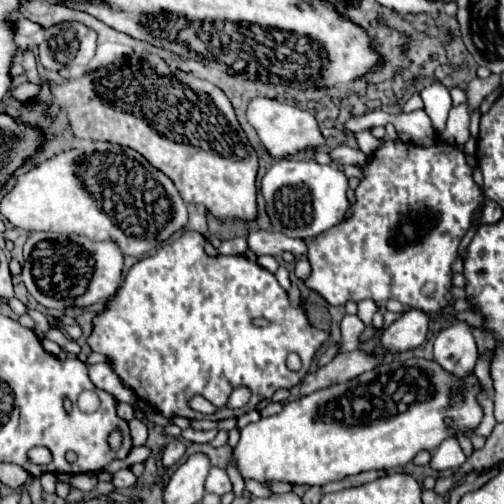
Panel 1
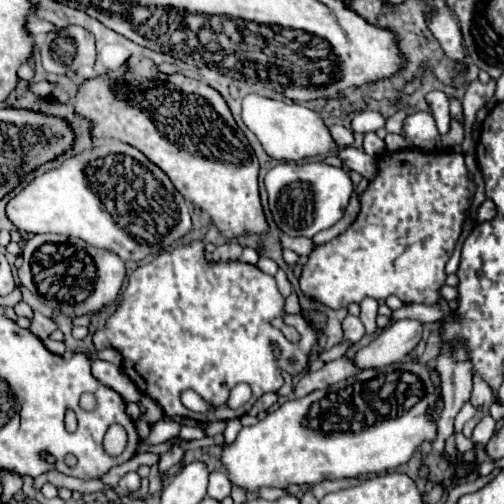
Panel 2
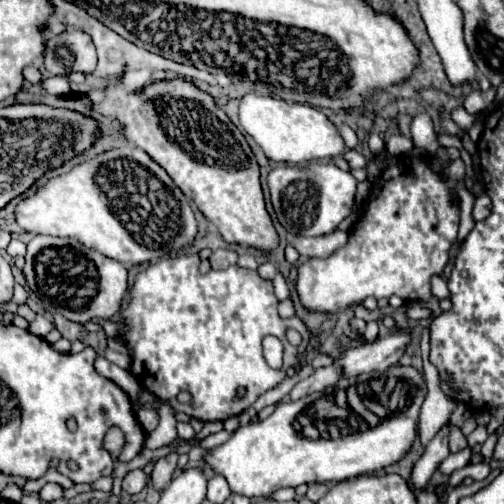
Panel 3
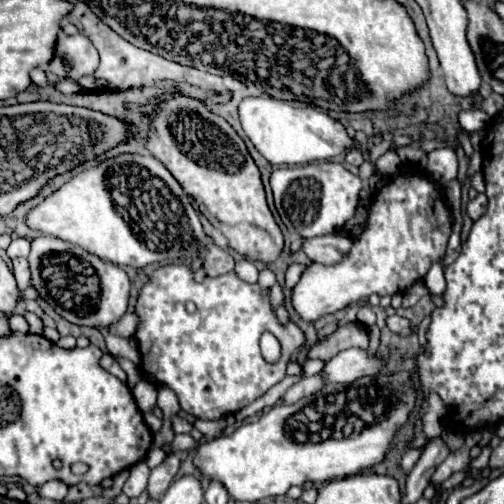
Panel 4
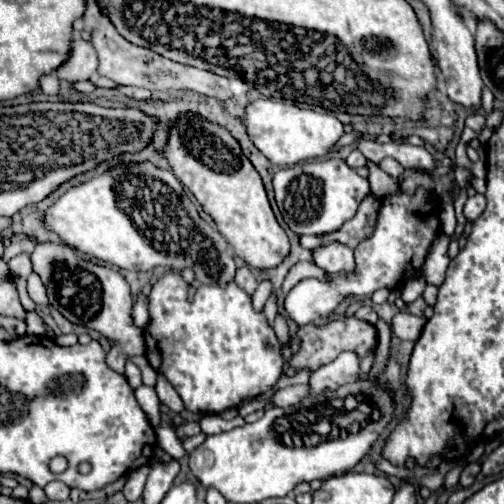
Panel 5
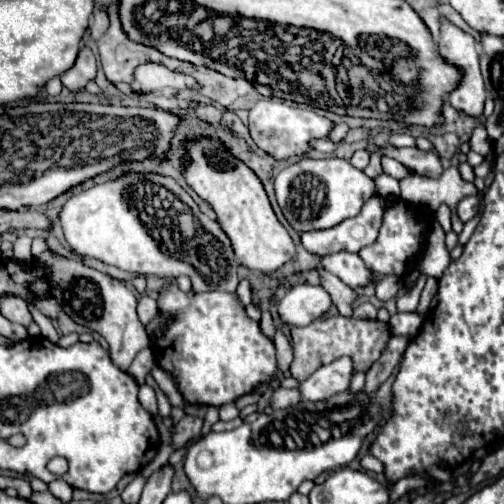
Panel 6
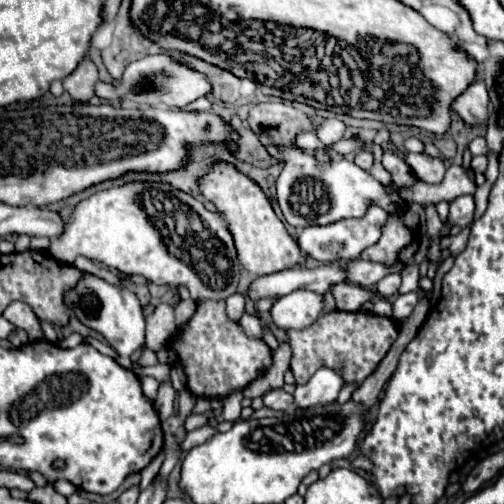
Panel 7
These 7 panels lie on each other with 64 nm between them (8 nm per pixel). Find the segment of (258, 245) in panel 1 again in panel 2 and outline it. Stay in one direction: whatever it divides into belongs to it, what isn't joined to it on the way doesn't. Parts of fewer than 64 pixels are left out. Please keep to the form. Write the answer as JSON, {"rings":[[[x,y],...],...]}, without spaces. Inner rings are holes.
{"rings":[[[280,234],[280,246],[290,248],[298,256],[308,256],[310,250],[314,248],[310,238],[290,238],[290,236],[284,236],[284,234]]]}

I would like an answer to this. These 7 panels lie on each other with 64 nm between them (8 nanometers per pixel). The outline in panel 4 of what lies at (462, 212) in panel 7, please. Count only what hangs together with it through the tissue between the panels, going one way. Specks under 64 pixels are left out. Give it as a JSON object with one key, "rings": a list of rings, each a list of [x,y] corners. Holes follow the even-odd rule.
{"rings":[[[478,194],[476,198],[472,198],[466,206],[466,214],[472,218],[472,220],[478,220],[484,212],[486,212],[486,206],[488,206],[488,200],[486,200],[486,194]]]}

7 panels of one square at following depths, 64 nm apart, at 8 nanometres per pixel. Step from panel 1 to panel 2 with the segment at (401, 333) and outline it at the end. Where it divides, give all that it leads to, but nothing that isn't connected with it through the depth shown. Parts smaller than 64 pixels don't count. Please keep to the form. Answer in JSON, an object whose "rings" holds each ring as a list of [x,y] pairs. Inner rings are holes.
{"rings":[[[398,320],[392,322],[382,334],[368,344],[366,348],[358,350],[354,362],[358,368],[382,368],[392,362],[400,362],[416,344],[422,340],[422,322],[420,320]]]}

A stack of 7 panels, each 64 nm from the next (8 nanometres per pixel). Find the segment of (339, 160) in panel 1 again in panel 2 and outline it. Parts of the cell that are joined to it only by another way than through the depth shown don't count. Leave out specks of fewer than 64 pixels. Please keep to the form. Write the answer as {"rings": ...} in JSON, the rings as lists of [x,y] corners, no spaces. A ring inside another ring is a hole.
{"rings":[[[346,146],[340,148],[336,152],[336,156],[342,160],[342,164],[358,174],[362,174],[366,180],[372,180],[372,176],[376,174],[376,160],[368,154],[364,154],[362,150],[354,148],[354,146]]]}

